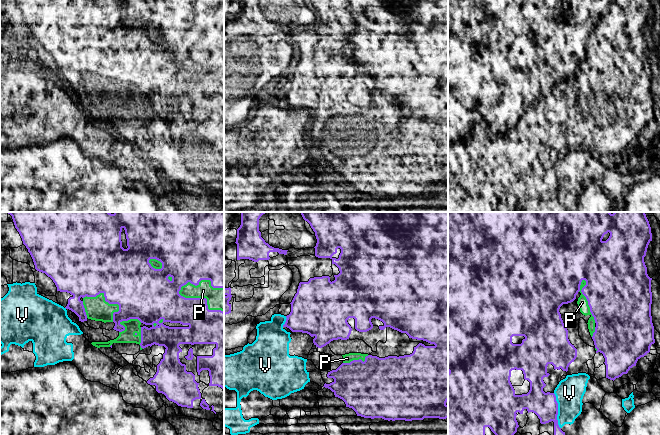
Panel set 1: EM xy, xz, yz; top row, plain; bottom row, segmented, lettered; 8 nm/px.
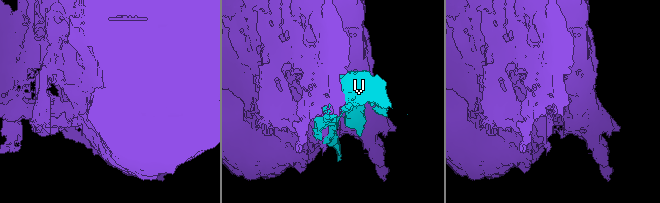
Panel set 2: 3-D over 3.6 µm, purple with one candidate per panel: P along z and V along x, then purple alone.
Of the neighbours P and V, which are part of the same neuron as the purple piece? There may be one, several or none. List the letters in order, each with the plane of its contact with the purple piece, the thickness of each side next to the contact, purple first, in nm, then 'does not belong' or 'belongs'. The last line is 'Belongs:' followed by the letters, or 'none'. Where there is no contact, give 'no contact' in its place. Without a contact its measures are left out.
P: xy | 280/180 nm | belongs
V: yz | 200/220 nm | does not belong
Belongs: P

